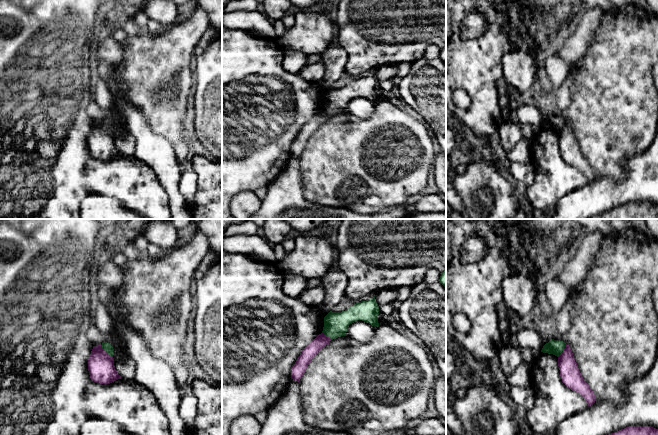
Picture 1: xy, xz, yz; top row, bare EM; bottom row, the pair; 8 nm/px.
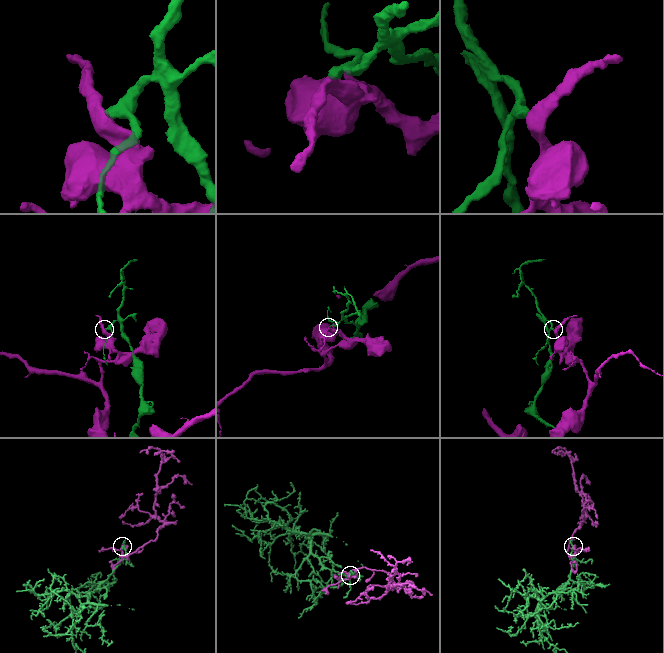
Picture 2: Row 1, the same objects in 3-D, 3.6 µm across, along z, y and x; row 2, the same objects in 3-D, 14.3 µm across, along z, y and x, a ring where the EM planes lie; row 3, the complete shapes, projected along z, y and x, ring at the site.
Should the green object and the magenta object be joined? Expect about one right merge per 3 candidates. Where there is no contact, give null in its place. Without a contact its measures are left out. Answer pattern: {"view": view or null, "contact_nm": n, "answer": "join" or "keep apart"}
{"view": "xy", "contact_nm": 130, "answer": "keep apart"}

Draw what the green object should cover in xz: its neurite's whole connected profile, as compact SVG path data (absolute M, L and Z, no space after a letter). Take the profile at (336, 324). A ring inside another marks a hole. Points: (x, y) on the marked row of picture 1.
M375 297L366 301L357 302L349 309L342 312L330 311L324 317L322 333L331 340L345 336L349 325L358 320L369 323L376 328L379 326L378 312L379 306Z

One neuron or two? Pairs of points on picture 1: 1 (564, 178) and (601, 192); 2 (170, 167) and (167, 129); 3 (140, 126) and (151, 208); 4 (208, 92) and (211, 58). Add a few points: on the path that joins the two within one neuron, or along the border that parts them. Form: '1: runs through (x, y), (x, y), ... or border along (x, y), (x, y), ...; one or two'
1: border along (587, 181), (584, 185), (562, 196); two
2: border along (149, 126), (153, 132), (170, 143), (179, 161); two
3: border along (133, 155), (152, 169), (158, 182); two
4: runs through (211, 84), (211, 66); one

